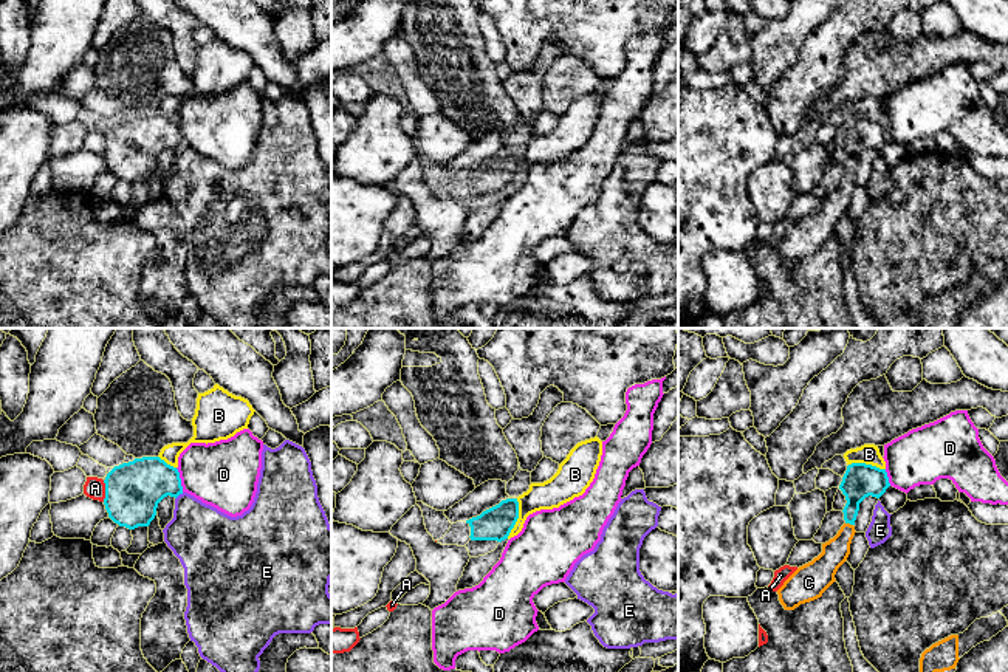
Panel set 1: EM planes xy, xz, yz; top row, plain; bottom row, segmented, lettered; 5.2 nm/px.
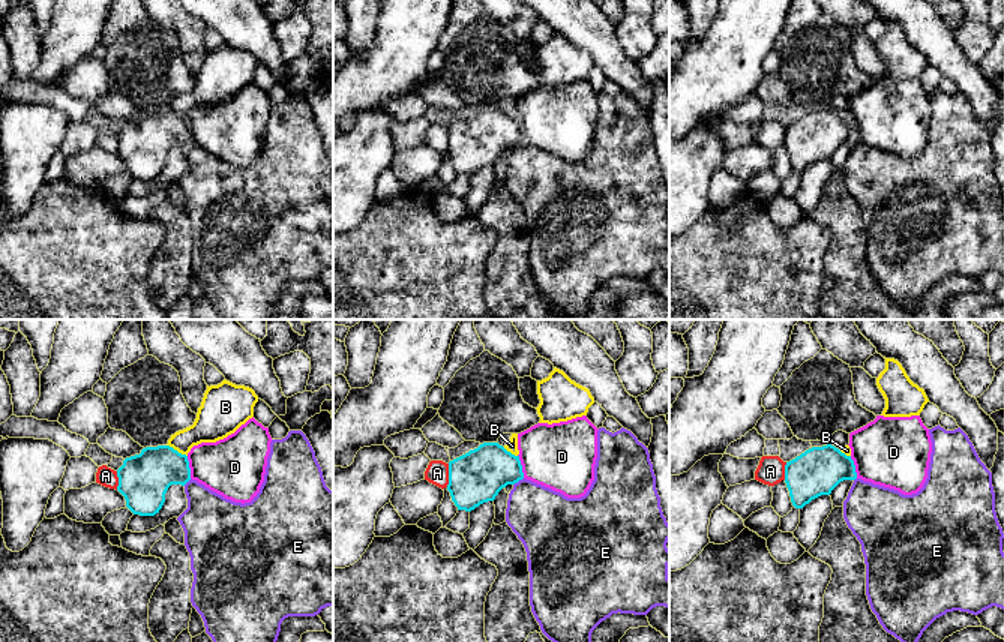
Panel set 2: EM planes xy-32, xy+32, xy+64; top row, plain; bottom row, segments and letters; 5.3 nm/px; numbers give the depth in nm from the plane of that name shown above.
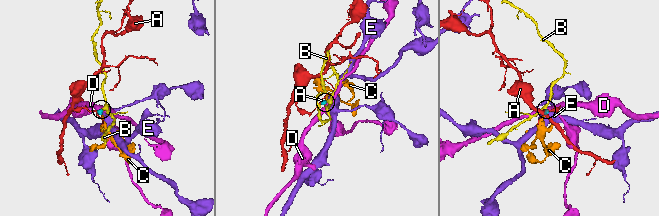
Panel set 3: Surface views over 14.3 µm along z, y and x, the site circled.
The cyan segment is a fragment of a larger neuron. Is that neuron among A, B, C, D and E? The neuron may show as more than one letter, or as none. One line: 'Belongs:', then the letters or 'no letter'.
Belongs: C

